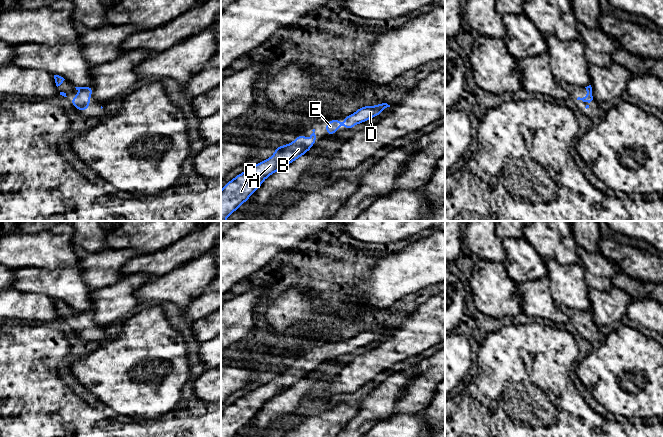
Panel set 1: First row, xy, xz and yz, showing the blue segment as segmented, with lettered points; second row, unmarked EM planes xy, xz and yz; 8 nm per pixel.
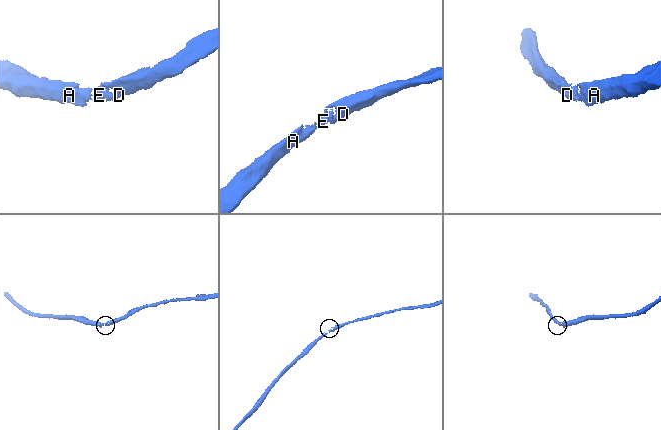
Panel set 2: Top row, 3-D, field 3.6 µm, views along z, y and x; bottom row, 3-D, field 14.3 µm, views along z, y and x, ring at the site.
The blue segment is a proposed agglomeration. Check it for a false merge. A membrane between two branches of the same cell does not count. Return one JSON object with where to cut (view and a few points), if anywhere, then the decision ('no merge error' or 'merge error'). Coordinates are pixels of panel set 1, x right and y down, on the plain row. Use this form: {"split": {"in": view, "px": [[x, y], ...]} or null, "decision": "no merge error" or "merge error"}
{"split": null, "decision": "no merge error"}

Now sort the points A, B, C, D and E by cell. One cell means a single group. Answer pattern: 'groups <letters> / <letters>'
groups A B C D E

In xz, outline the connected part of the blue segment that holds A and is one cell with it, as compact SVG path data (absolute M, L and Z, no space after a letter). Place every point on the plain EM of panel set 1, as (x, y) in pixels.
M315 353L312 355L310 363L300 358L294 366L284 370L276 369L275 376L270 382L249 391L226 407L221 414L221 437L233 437L238 434L266 402L306 378L316 364Z

